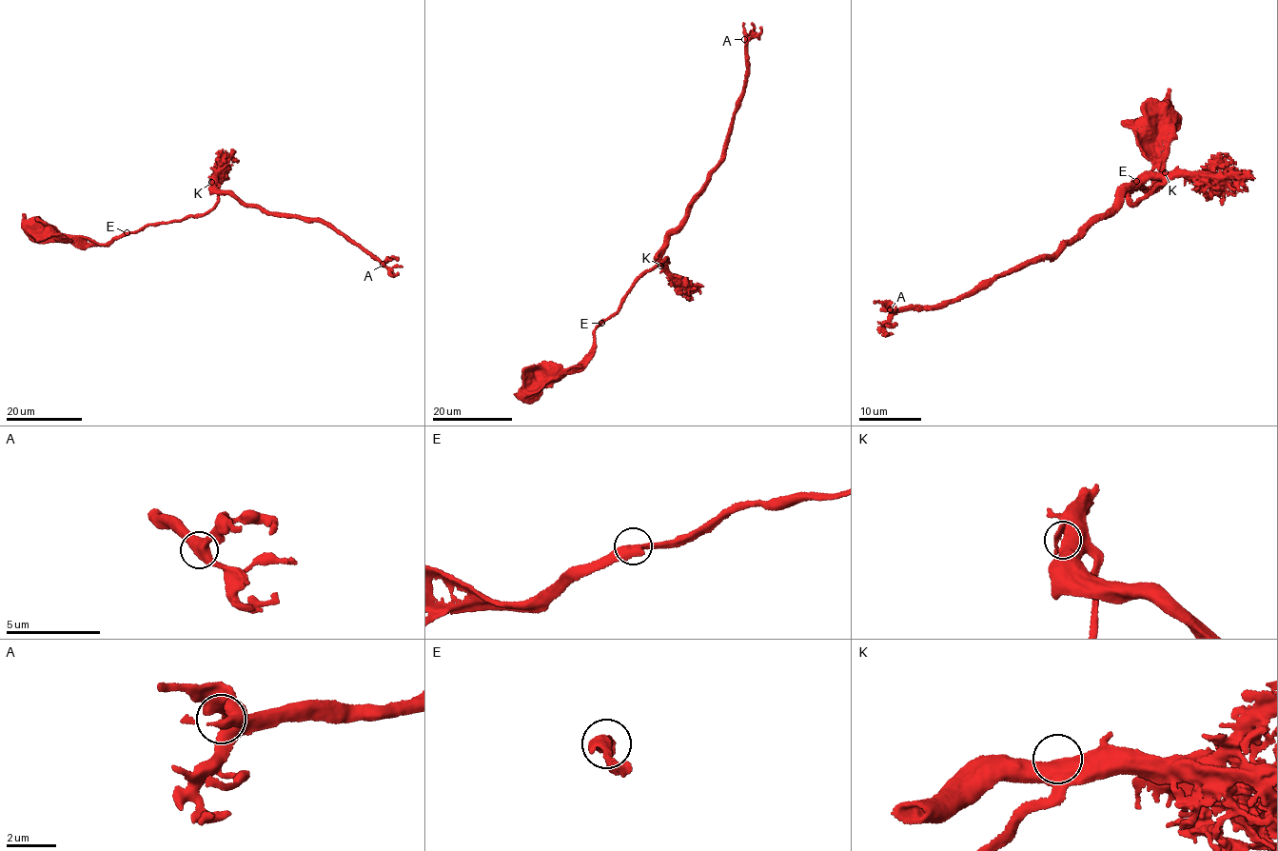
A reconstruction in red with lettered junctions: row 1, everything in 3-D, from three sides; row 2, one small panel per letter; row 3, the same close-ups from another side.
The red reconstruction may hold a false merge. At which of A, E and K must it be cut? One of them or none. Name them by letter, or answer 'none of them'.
none of them

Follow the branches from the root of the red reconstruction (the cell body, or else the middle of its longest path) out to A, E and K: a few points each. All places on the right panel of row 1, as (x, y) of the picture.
A: (1168, 118), (1165, 165), (1148, 189), (1135, 181), (1134, 206), (1163, 180), (1119, 189), (1051, 256), (890, 309)
E: (1168, 118), (1175, 129), (1165, 165), (1148, 189), (1137, 182)
K: (1168, 118), (1175, 129), (1165, 165), (1148, 189), (1135, 181), (1143, 188), (1126, 196), (1134, 206), (1165, 172)

